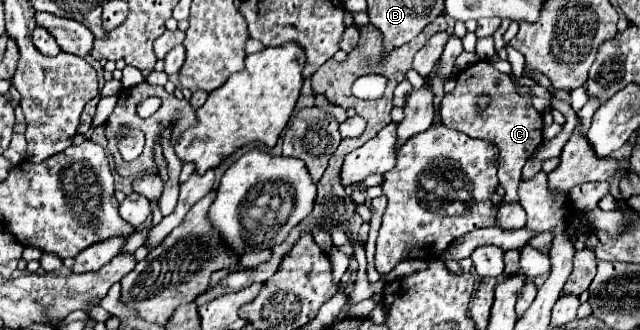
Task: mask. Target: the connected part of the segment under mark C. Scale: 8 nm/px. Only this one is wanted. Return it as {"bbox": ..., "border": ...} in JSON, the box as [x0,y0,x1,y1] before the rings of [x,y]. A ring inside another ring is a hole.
{"bbox":[442,60,542,202],"border":[[[480,60],[456,76],[456,90],[446,94],[442,100],[442,124],[458,130],[470,138],[490,140],[500,150],[500,166],[498,166],[498,180],[506,190],[504,202],[518,200],[518,184],[522,178],[522,166],[534,154],[534,150],[542,144],[542,116],[530,106],[526,108],[526,98],[516,92],[516,86],[508,78],[508,74],[498,72],[488,60]],[[488,94],[492,98],[490,106],[484,110],[482,116],[476,114],[476,96]]]}

